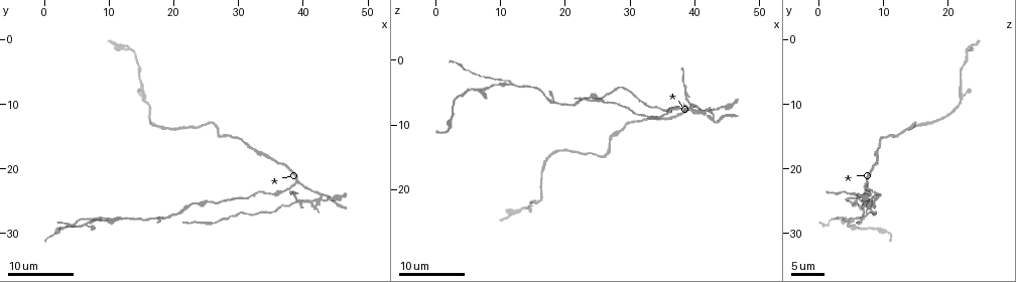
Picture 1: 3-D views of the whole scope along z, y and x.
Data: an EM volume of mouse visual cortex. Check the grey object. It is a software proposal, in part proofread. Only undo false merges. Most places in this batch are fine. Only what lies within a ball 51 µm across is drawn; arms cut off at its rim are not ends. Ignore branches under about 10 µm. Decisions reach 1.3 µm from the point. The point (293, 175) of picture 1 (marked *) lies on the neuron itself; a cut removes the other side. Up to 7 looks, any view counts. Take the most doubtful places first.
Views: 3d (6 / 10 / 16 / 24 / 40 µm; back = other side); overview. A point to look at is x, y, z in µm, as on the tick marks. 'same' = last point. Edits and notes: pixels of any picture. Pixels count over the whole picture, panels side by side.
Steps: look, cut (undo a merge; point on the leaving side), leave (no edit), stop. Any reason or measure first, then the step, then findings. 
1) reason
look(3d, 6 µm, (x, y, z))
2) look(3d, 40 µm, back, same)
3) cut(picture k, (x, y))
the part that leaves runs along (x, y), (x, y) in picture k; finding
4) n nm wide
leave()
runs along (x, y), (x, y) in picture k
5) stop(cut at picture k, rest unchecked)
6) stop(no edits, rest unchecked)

sudden change in width
look(3d, 24 µm, (42.0, 24.0, 8.5))

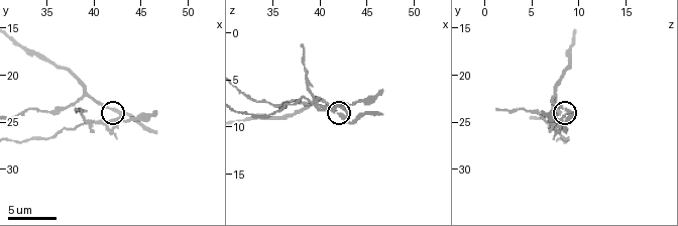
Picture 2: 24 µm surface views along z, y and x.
look(3d, 6 µm, (42.2, 23.6, 8.6))

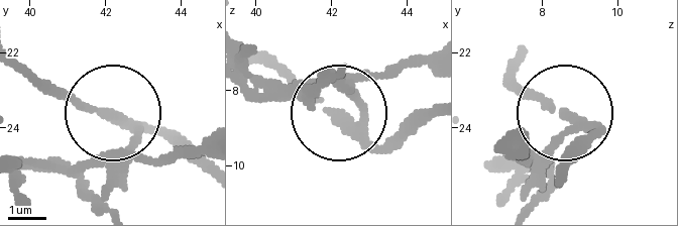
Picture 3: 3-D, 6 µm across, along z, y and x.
cut(picture 3, (116, 166))
two neurons meet here

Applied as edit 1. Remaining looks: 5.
side arm on a straight run
look(3d, 16 µm, (17.5, 27.5, 6.5))

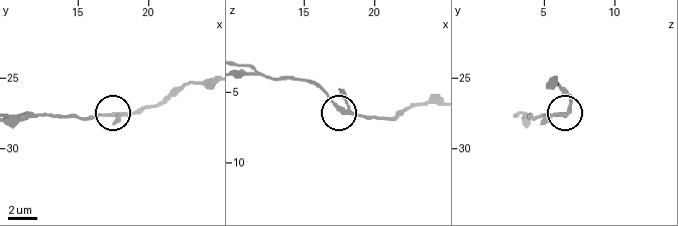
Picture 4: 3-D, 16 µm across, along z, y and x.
look(3d, 6 µm, (17.4, 27.8, 6.0))

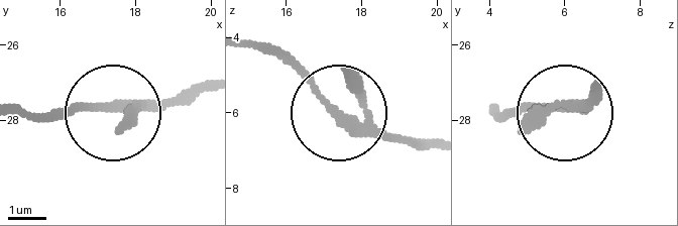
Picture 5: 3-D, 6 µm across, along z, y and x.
220 nm wide
leave()
runs along (205, 83), (105, 112), (43, 112) in picture 5; one neuron here

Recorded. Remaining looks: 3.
look(overview)

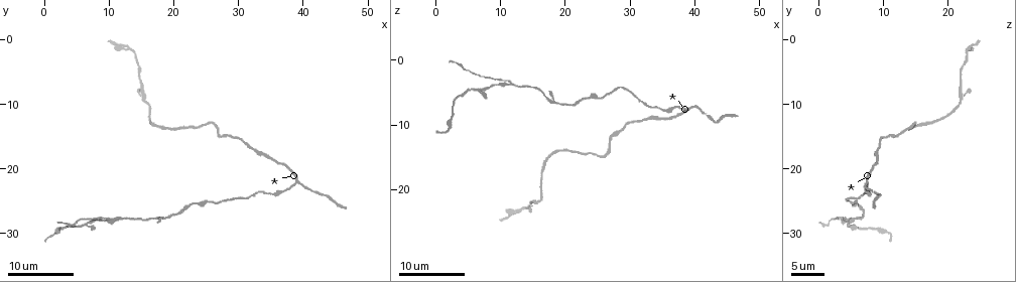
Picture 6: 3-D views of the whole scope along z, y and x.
three arms meet
look(3d, 24 µm, (16.0, 10.0, 21.5))

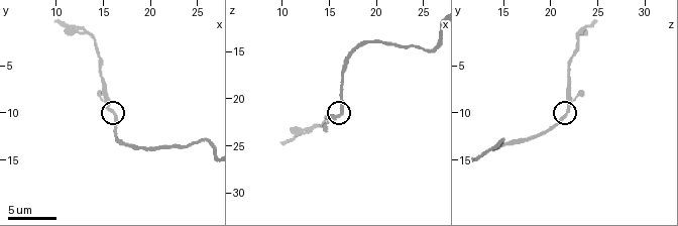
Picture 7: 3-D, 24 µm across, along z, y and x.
look(3d, 10 µm, (16.2, 9.8, 21.8))

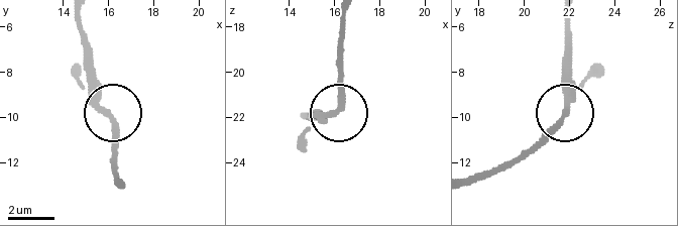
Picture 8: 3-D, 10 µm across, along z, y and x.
200 nm wide
leave()
runs along (468, 178), (509, 167), (565, 116), (566, 46) in picture 8; all the same neuron

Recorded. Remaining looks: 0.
stop(cut at picture 3, rest unchecked)

